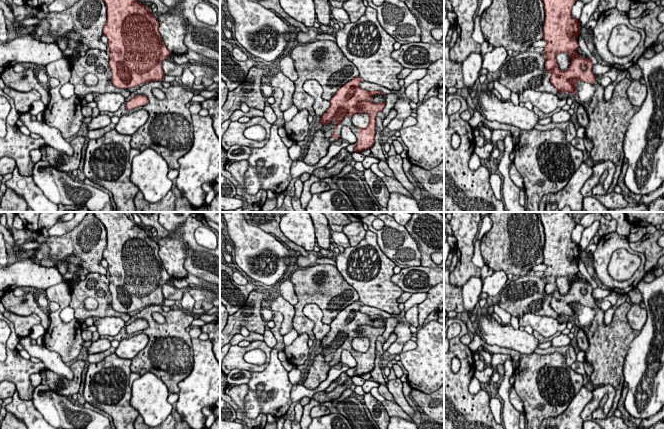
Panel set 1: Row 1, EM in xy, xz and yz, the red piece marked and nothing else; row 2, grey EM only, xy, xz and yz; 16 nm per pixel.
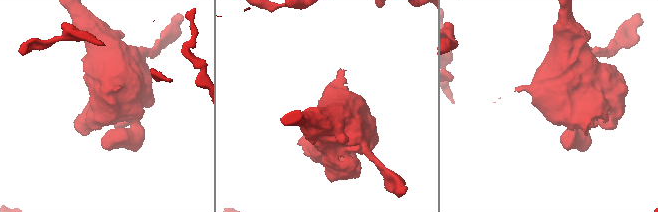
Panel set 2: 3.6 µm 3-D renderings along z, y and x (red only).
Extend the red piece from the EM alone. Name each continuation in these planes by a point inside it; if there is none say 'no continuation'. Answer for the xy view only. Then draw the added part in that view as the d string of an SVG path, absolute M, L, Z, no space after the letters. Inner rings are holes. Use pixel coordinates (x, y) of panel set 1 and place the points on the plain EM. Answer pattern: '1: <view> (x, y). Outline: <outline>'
no continuation

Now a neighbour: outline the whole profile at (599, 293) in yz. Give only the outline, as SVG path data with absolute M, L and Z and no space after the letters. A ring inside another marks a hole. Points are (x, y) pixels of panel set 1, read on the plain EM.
M597 288L596 290L592 291L592 296L595 300L597 299L602 299L606 296L608 296L609 294L611 294L613 292L613 290L609 289L609 288Z

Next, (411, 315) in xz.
M413 305L412 307L410 307L403 314L403 316L405 317L407 324L409 324L410 326L414 326L414 327L419 328L419 321L418 321L419 312L418 312L418 306L417 305Z

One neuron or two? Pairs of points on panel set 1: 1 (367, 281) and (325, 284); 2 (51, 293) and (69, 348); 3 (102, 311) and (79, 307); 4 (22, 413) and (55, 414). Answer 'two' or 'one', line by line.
1: two
2: one
3: one
4: two

